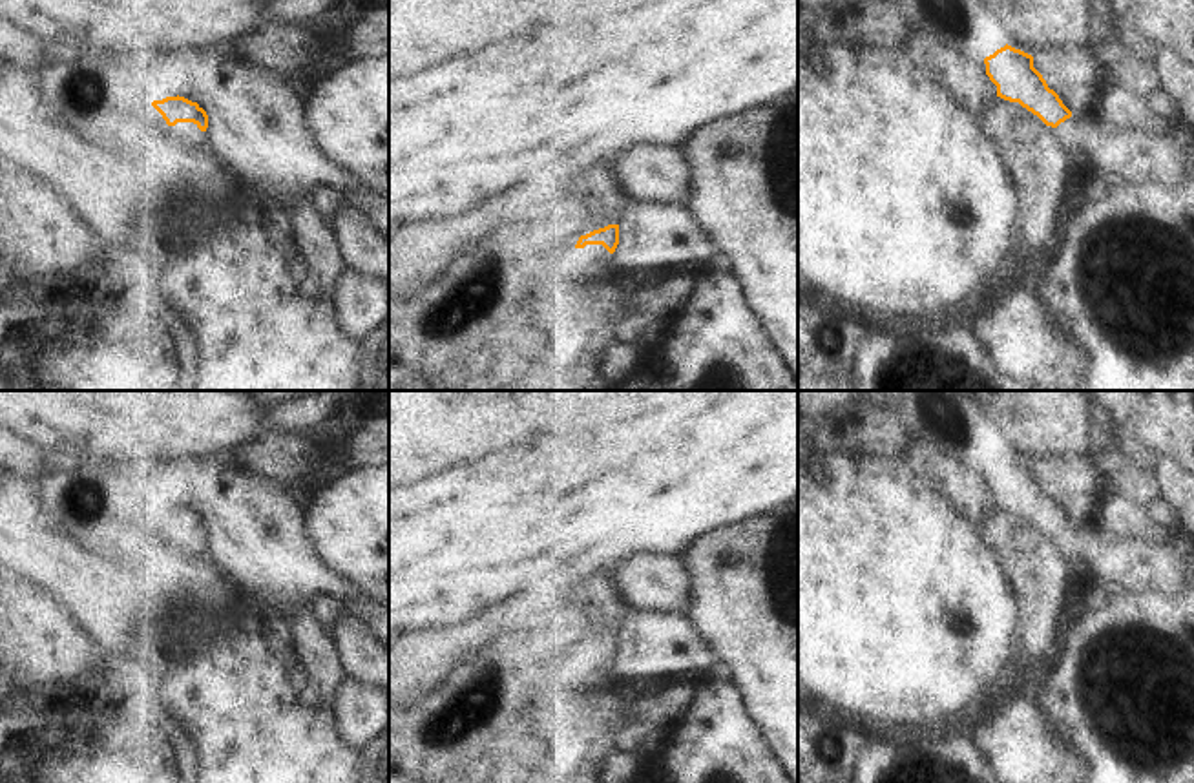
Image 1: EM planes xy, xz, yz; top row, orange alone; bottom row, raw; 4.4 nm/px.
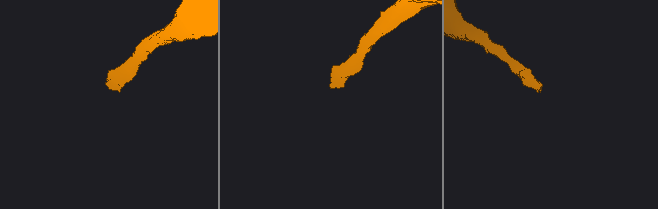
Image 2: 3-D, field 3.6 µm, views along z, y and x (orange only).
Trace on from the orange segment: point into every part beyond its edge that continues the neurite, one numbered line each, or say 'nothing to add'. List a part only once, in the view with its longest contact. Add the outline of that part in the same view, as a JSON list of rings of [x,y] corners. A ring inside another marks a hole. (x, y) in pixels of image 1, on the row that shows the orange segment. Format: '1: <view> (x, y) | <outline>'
1: xz (585, 271) | [[[602,245],[573,248],[570,254],[557,257],[550,268],[555,299],[584,294],[599,296],[608,288],[612,268],[612,254]]]

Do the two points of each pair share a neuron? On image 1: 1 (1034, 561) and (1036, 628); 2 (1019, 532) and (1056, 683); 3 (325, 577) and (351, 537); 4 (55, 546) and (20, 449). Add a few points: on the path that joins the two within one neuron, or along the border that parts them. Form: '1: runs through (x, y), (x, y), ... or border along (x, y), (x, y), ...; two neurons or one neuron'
1: runs through (1036, 577), (1036, 612); one neuron
2: border along (1059, 650), (1050, 663), (1021, 679); two neurons
3: border along (307, 533), (316, 553), (344, 581), (366, 595); two neurons
4: border along (19, 477), (37, 482); two neurons

